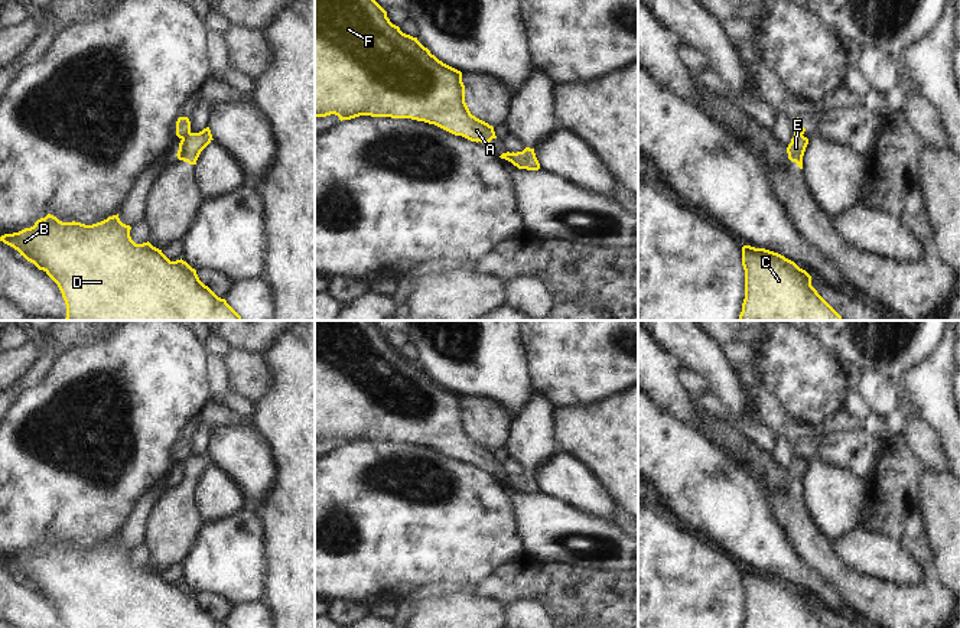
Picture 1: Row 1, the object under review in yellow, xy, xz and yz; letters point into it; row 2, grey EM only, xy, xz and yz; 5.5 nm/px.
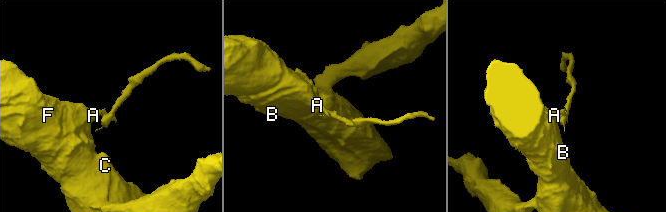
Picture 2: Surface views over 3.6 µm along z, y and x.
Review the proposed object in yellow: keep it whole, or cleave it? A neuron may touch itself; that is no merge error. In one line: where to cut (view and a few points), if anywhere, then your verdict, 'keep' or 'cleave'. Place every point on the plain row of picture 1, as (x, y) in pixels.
cut xy (191, 456), (182, 462); cleave

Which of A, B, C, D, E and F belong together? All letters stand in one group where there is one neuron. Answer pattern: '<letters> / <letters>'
A B C D F / E

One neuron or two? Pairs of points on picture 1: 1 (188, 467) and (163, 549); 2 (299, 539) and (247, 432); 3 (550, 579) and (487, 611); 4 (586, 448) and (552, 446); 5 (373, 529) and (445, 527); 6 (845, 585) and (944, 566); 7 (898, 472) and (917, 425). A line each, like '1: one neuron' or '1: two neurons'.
1: one neuron
2: two neurons
3: two neurons
4: two neurons
5: one neuron
6: two neurons
7: two neurons

